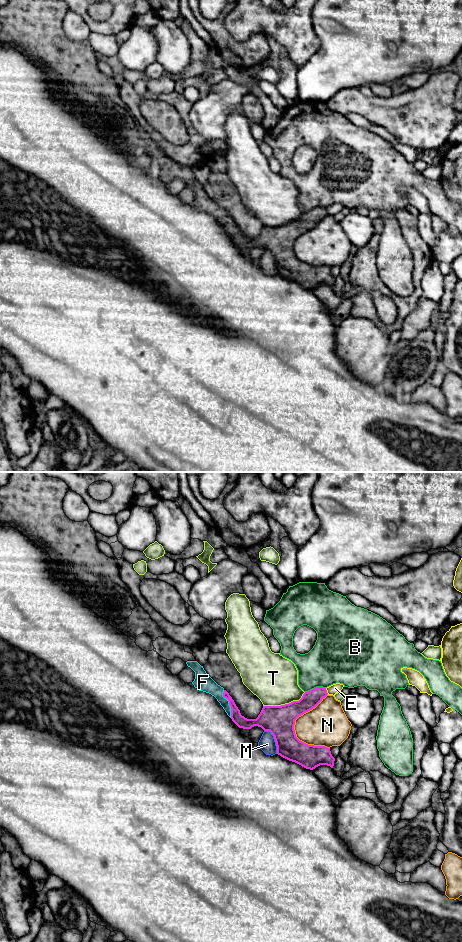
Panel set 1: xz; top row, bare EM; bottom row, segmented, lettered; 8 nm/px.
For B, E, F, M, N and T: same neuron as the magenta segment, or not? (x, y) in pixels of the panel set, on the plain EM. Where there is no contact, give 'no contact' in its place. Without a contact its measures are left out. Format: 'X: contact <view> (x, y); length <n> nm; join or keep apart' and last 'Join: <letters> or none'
B: contact xz (316, 207); length 170 nm; keep apart
E: contact xz (326, 211); length 60 nm; keep apart
F: contact xz (229, 224); length 240 nm; join
M: contact xz (275, 260); length 220 nm; keep apart
N: contact xz (297, 237); length 440 nm; keep apart
T: contact xz (285, 224); length 360 nm; keep apart
Join: F

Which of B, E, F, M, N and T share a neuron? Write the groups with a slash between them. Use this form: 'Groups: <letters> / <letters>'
Groups: B / E / F / M / N / T

